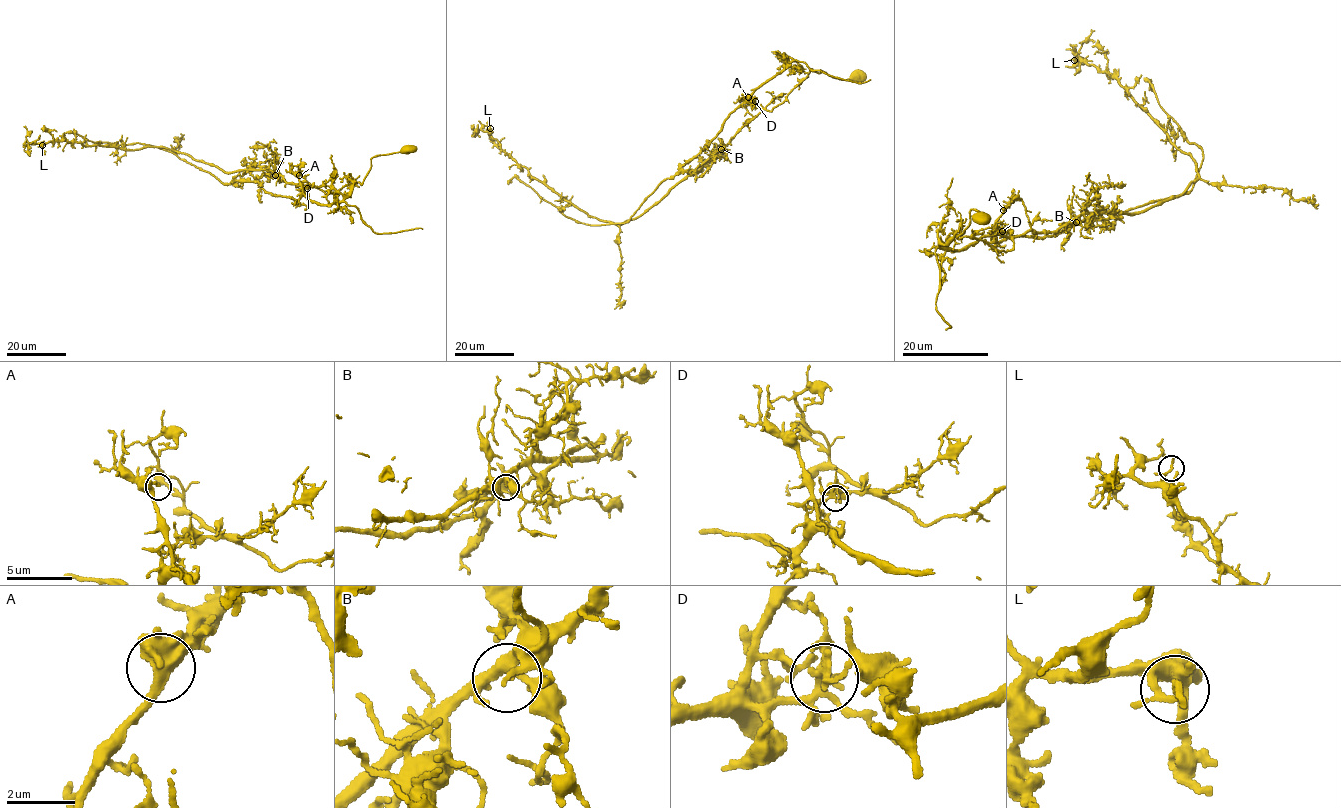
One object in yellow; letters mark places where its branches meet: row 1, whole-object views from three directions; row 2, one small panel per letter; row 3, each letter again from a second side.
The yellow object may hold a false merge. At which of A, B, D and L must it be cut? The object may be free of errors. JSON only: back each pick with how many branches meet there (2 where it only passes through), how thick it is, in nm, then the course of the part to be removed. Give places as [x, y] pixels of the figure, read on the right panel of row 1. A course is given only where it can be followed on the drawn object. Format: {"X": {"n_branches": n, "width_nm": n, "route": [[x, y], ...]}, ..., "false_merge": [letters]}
{"D": {"n_branches": 3, "width_nm": 140, "route": [[1002, 232], [998, 241], [1040, 238], [1188, 193], [1201, 146], [1148, 79], [1153, 90]]}, "false_merge": ["D"]}

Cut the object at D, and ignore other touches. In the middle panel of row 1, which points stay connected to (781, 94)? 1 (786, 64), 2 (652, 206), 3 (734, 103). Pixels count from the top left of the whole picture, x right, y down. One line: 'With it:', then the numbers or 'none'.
With it: 2

